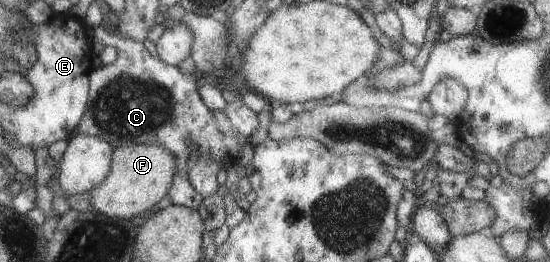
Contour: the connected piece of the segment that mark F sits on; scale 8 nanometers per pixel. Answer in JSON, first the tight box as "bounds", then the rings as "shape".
{"bounds":[90,143,177,220],"shape":[[[135,143],[115,148],[113,165],[107,179],[90,191],[91,211],[102,213],[110,218],[130,220],[142,216],[165,195],[169,195],[173,179],[177,175],[177,157],[163,145]]]}

